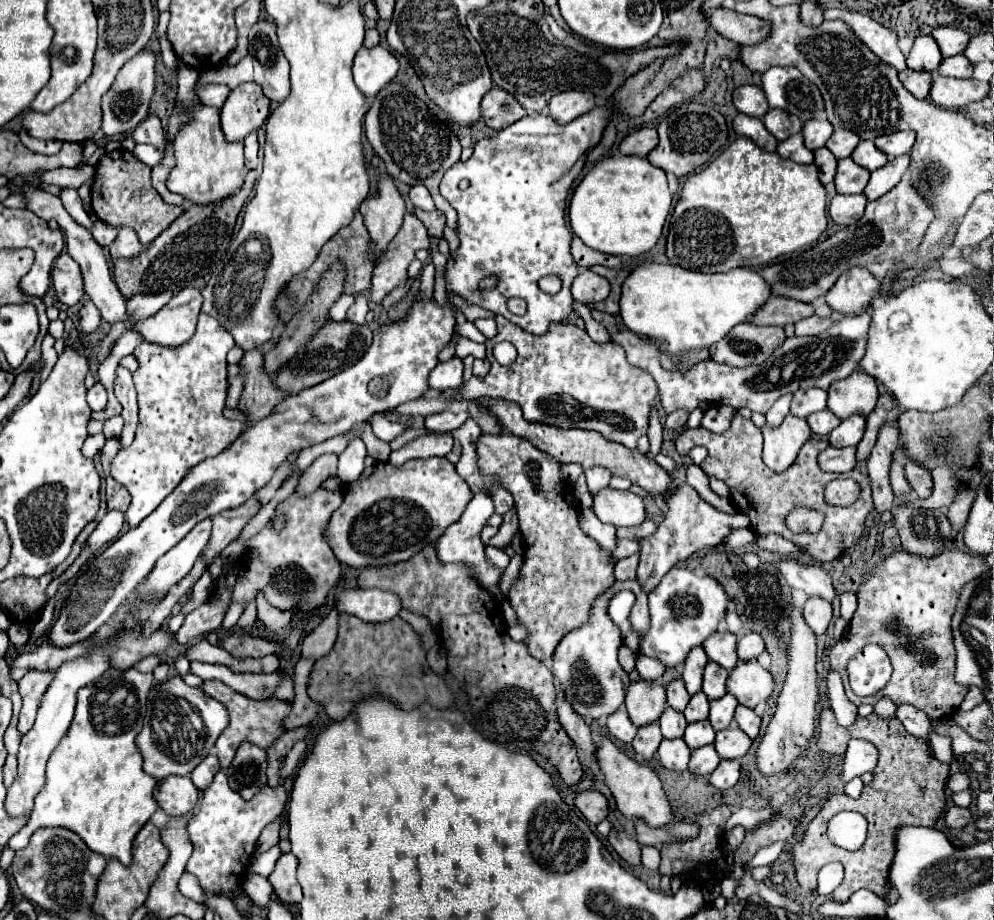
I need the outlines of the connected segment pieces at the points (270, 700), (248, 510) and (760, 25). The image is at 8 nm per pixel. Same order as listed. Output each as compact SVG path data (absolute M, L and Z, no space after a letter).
M217 679L203 681L201 689L207 695L211 695L213 699L217 699L219 703L223 703L227 707L227 713L229 713L229 725L227 725L227 729L223 729L223 733L219 735L217 745L215 745L217 757L221 761L221 767L229 767L231 765L235 749L239 747L239 743L251 741L251 743L267 749L283 733L281 721L289 715L289 703L277 701L275 697L267 697L265 701L253 701L253 699L249 699L249 697L237 693L237 691L231 691L231 687L227 687L223 681L217 681Z
M251 497L249 501L245 501L243 505L235 507L235 509L227 509L215 517L211 517L213 521L213 531L211 531L211 539L207 543L207 547L203 549L203 557L205 557L205 565L209 567L213 563L213 559L231 543L239 537L241 529L247 525L247 521L259 511L259 503L255 497Z
M725 7L703 9L703 15L711 29L739 45L755 45L769 33L767 21L751 15L741 15L737 11L729 11Z

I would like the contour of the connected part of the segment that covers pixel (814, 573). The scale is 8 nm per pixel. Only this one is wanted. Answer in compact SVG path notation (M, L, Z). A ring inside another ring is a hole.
M783 559L777 563L777 569L789 587L803 589L807 595L819 595L827 601L833 601L835 591L831 577L821 563L799 563L795 559Z

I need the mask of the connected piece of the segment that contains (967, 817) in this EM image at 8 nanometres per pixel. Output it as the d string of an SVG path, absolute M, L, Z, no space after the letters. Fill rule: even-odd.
M951 807L945 811L945 825L949 829L961 829L967 823L973 821L973 815L969 809L961 809L961 807Z

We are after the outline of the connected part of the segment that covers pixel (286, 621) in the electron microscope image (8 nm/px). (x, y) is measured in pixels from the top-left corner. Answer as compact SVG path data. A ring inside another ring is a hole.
M263 593L256 596L257 618L264 623L270 636L276 635L283 629L290 626L296 609L289 611L281 611L273 607L264 597Z

